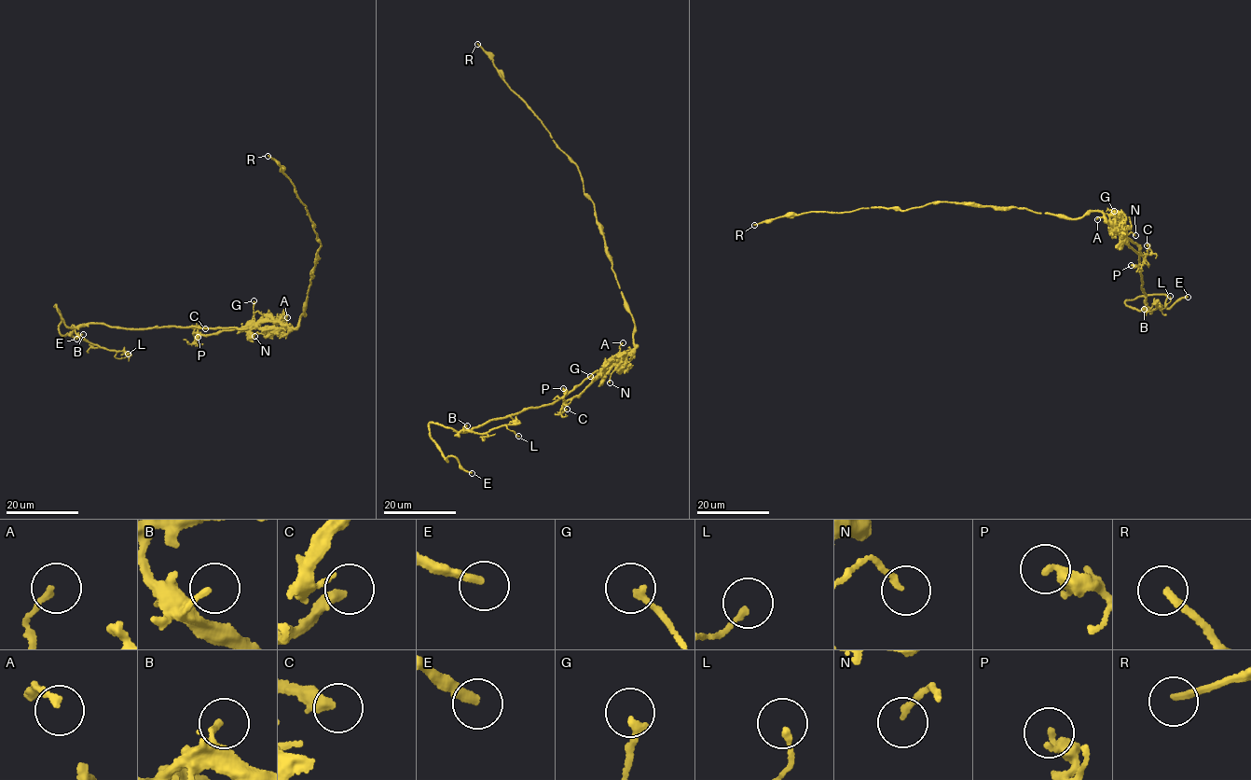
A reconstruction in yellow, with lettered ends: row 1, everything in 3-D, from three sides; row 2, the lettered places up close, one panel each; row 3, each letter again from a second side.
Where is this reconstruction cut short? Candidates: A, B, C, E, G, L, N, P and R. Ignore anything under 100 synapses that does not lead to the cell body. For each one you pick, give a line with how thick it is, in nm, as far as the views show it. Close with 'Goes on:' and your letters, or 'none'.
E: Thickness 260 nm
Goes on: E

